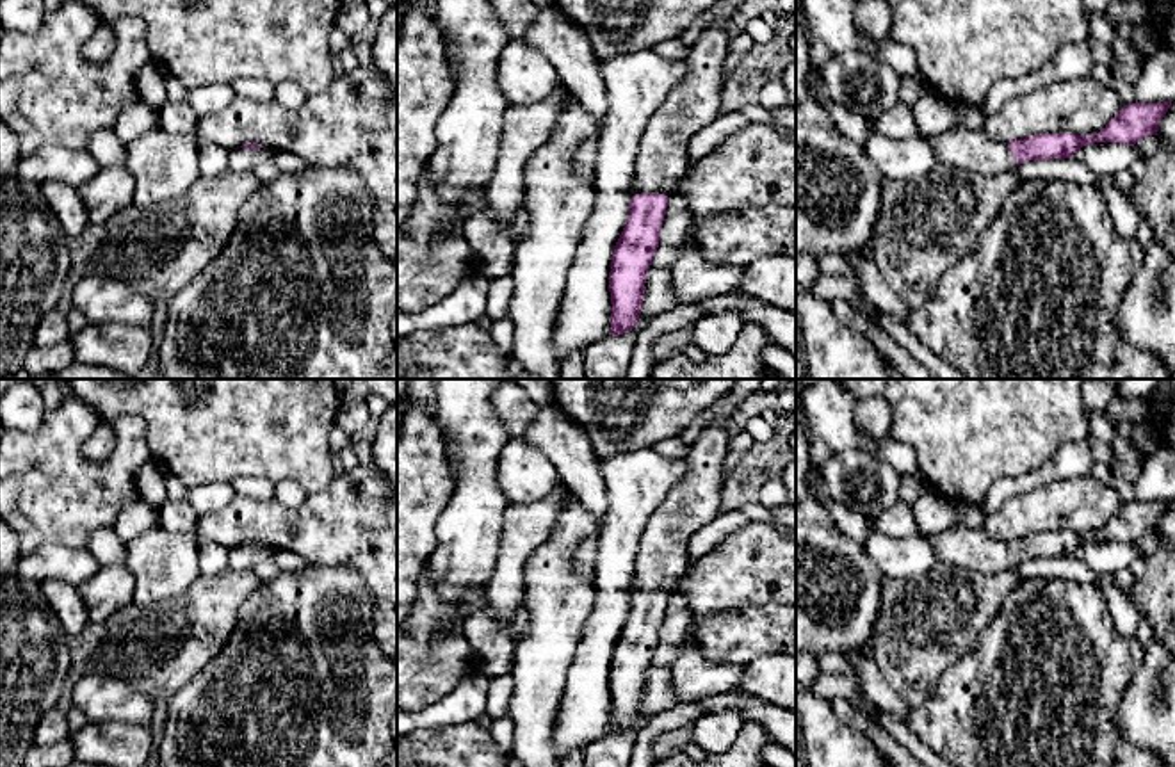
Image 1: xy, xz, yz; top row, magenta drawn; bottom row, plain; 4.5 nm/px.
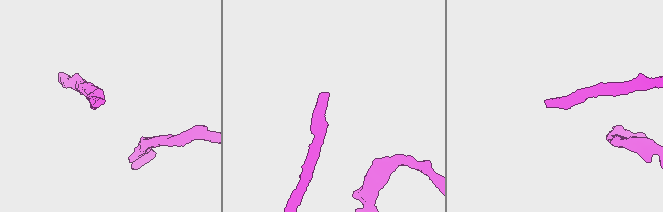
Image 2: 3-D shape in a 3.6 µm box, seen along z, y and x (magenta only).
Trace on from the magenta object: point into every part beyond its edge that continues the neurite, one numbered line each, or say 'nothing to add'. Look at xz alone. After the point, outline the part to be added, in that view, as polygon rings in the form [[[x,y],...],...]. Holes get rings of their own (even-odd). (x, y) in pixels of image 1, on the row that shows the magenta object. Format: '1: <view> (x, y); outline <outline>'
1: xz (661, 161); outline [[[732,16],[701,34],[685,57],[685,78],[650,116],[639,139],[630,182],[636,194],[669,194],[691,164],[691,137],[719,116],[730,21]]]

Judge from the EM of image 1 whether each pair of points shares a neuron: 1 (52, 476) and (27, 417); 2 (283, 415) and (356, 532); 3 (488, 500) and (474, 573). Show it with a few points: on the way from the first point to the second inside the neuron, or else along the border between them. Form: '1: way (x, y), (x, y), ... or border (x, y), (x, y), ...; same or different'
1: border (45, 410), (43, 420), (34, 429), (18, 431); different
2: border (337, 468), (335, 476), (321, 490), (308, 495); different
3: way (474, 518), (474, 556); same

